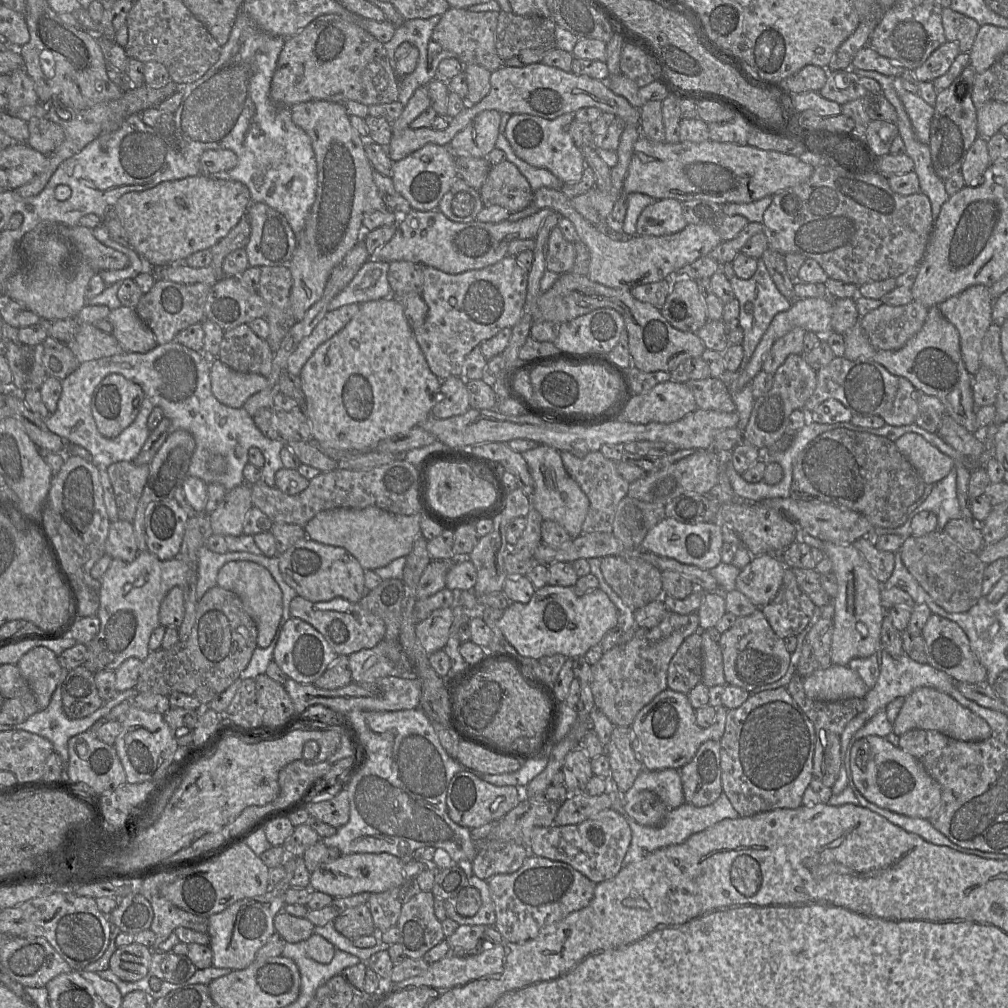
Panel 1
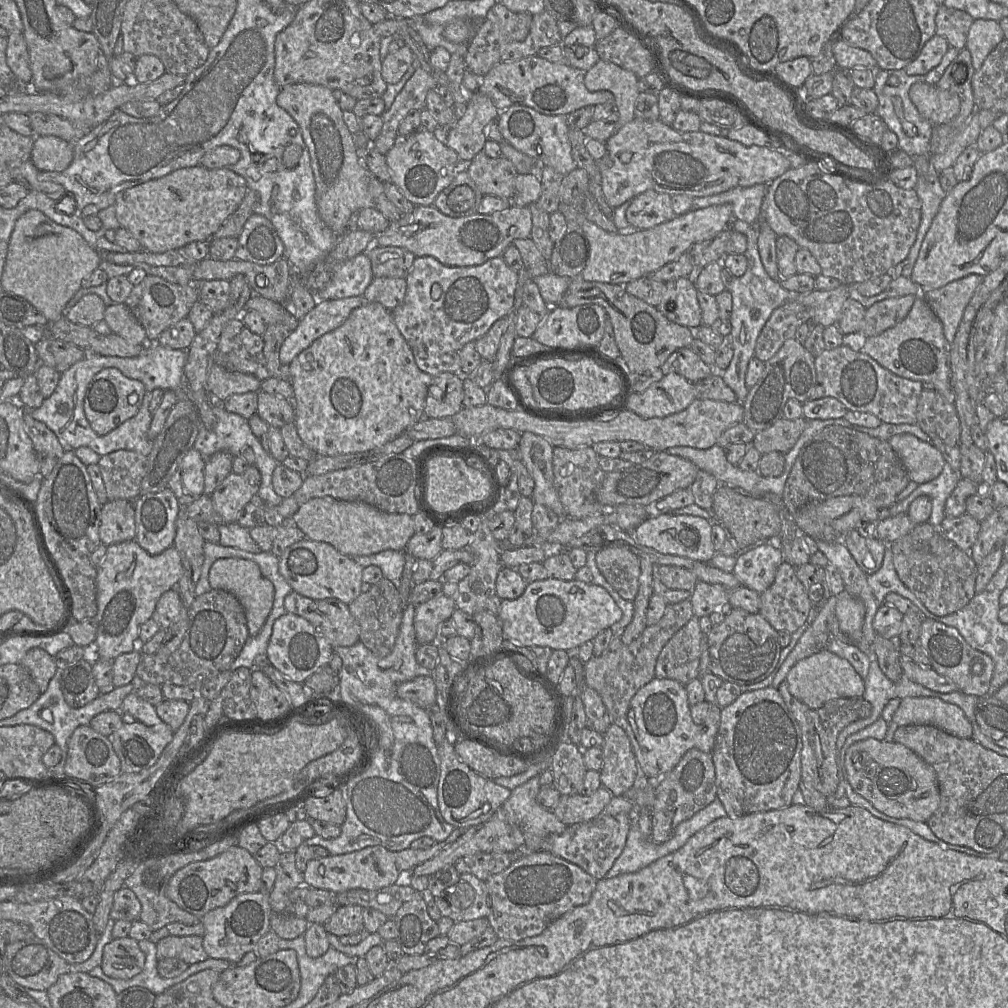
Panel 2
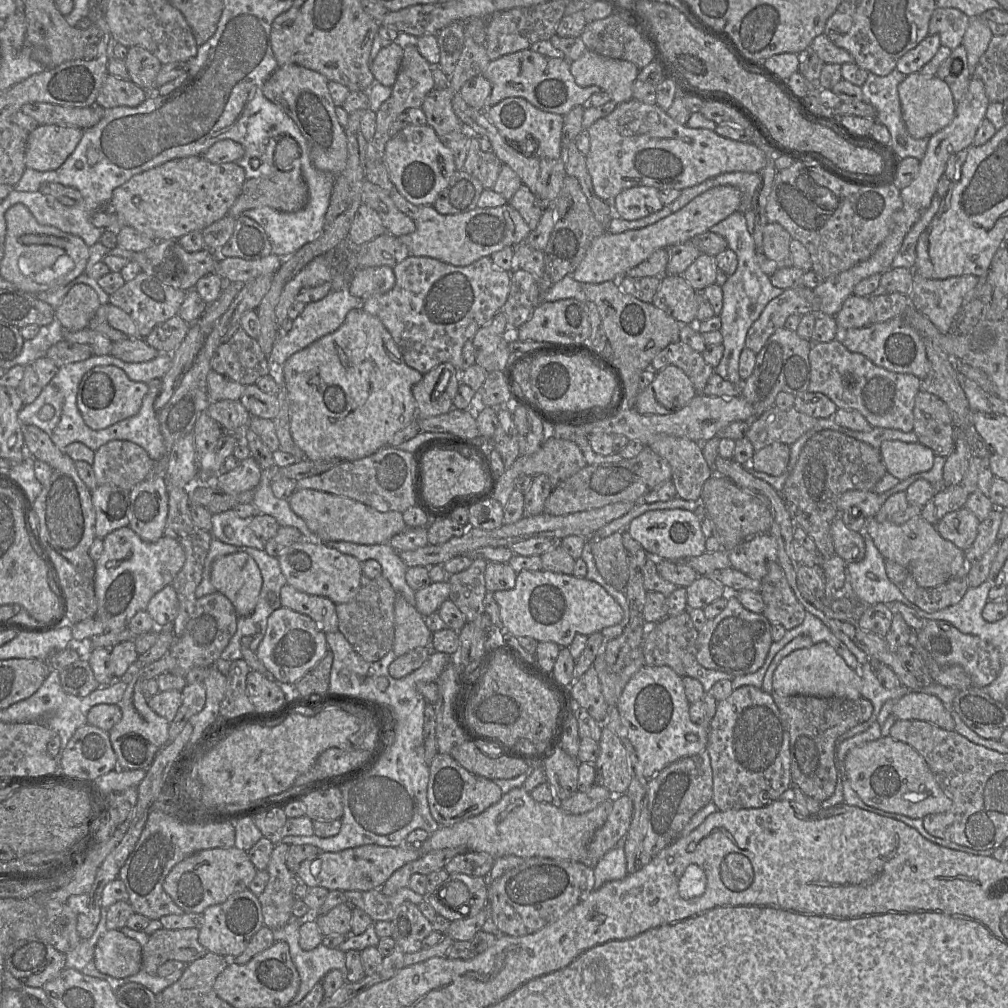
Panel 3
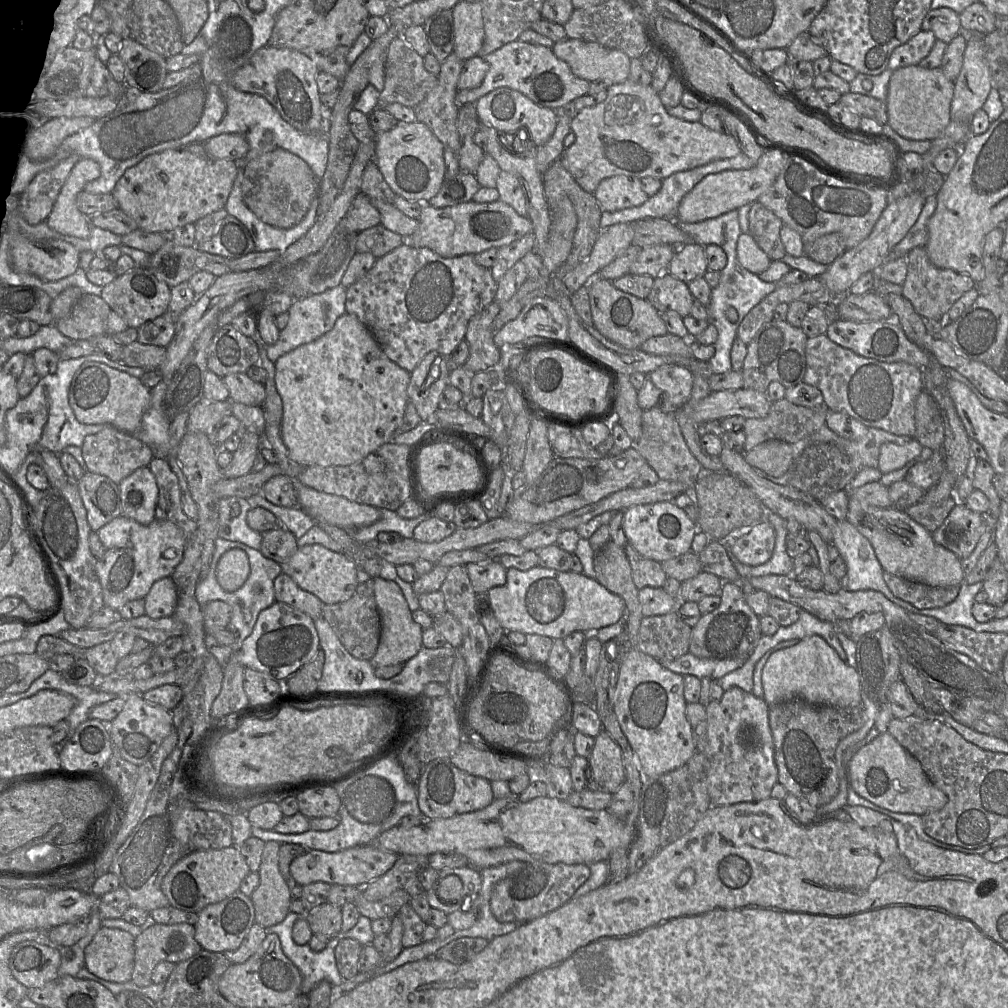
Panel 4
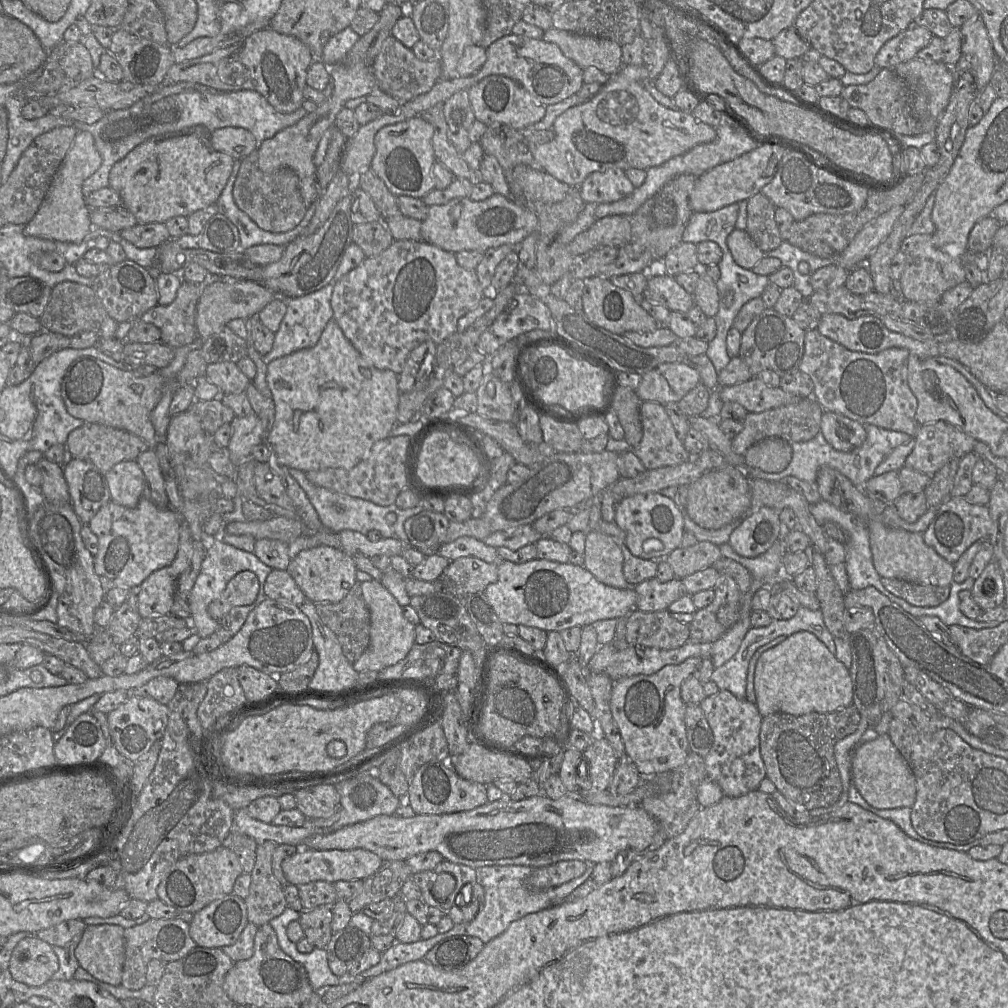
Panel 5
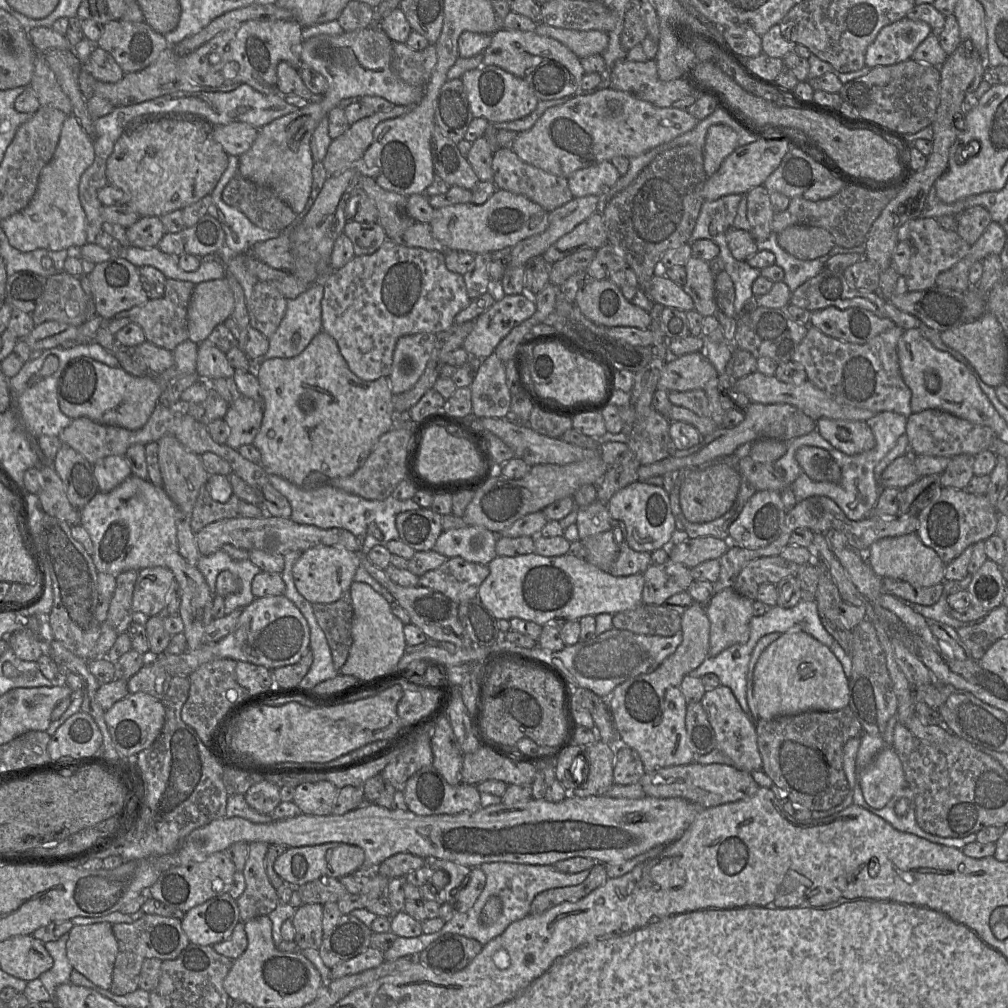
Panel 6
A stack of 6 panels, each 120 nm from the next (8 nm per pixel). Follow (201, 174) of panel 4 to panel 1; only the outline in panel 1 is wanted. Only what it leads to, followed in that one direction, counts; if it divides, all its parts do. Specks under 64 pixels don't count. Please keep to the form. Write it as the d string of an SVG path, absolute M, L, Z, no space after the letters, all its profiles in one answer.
M199 174L179 180L165 181L151 189L128 192L122 195L114 206L117 218L126 231L128 243L152 269L172 264L183 264L191 254L211 249L238 224L251 205L249 189L241 182L226 176Z

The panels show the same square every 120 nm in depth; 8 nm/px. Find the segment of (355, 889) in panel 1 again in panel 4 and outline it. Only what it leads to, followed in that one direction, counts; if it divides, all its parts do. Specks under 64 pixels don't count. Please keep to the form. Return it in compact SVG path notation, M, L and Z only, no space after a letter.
M374 845L356 846L333 853L310 850L292 861L290 872L296 883L301 886L314 882L325 882L330 885L363 888L390 870L398 857L396 853L382 850Z

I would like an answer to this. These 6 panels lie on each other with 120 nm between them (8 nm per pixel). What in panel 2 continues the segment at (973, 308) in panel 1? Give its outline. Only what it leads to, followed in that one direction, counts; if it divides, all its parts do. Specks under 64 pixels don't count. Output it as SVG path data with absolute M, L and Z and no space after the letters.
M971 274L943 287L921 291L920 296L941 321L949 344L953 342L964 310L982 280L982 276Z

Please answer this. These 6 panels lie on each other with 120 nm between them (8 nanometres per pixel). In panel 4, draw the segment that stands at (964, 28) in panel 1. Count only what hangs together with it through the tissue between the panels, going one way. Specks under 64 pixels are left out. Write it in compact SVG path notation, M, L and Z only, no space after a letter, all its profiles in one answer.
M946 7L931 9L922 22L922 30L932 31L937 39L946 44L963 32L959 14Z

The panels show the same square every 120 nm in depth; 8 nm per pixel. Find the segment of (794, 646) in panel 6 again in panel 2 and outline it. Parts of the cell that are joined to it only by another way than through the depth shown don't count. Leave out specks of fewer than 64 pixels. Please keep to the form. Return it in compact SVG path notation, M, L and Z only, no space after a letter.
M827 649L820 650L797 662L786 676L789 692L811 709L823 707L840 698L862 697L865 691L864 679L844 658Z

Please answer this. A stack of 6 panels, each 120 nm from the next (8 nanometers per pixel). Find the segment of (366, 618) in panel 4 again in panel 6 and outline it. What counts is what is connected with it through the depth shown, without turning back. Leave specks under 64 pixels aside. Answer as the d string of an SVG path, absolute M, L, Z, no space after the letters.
M349 591L339 600L329 604L312 604L316 620L323 630L334 668L340 672L352 645L351 624L353 605Z

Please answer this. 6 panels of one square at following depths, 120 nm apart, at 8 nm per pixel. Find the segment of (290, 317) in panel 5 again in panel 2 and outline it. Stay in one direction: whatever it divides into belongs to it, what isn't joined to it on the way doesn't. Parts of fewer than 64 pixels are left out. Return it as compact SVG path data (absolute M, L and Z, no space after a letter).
M362 296L318 300L315 307L299 320L297 327L284 339L279 351L280 362L289 365L313 341L341 326L350 313L364 302Z

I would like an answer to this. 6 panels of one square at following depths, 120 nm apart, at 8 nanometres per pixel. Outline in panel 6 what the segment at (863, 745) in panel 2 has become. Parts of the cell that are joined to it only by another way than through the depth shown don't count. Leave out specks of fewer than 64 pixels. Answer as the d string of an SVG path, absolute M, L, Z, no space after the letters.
M885 746L860 773L860 786L868 805L881 809L893 796L908 787L901 760L892 746Z

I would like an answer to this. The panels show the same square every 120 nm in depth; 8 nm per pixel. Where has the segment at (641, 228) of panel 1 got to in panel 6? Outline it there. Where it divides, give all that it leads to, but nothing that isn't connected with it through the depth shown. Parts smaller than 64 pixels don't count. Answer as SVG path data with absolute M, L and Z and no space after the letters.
M610 161L580 169L568 178L568 186L574 197L601 195L610 191L621 175Z

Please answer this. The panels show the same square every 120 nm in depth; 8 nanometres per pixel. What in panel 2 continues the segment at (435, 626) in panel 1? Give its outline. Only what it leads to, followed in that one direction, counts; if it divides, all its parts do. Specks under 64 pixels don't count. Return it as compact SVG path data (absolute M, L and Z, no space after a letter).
M445 594L415 606L414 630L418 645L438 640L438 626L450 619L455 609L454 600Z

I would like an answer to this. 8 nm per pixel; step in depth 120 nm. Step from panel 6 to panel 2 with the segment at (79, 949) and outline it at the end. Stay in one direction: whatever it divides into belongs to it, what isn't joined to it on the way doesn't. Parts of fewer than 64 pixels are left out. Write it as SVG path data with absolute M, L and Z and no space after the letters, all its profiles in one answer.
M127 936L105 945L101 968L111 978L128 980L142 972L145 959L138 941Z

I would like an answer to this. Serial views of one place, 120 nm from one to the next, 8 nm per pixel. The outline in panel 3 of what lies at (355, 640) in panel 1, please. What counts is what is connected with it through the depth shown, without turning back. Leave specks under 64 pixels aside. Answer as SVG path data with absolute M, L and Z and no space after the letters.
M287 583L281 588L280 600L282 607L313 619L324 633L338 631L336 604L329 598L301 592Z

